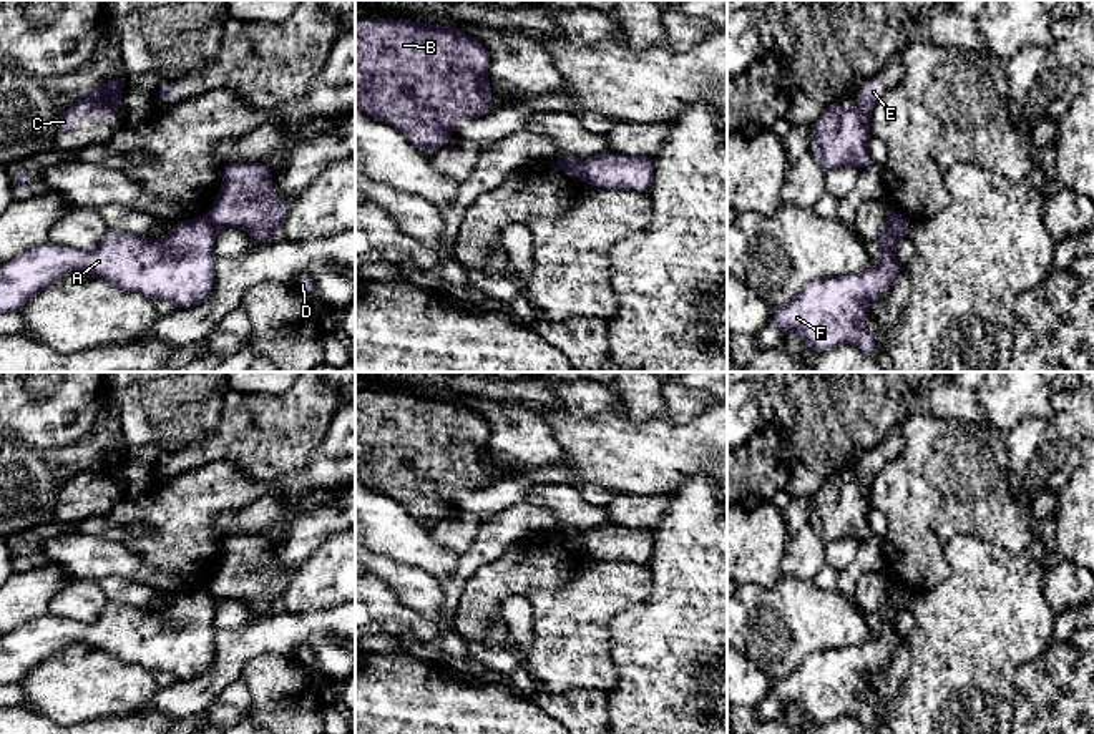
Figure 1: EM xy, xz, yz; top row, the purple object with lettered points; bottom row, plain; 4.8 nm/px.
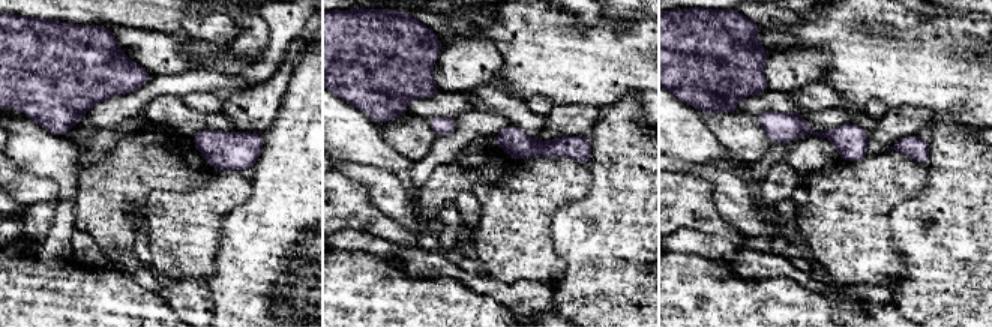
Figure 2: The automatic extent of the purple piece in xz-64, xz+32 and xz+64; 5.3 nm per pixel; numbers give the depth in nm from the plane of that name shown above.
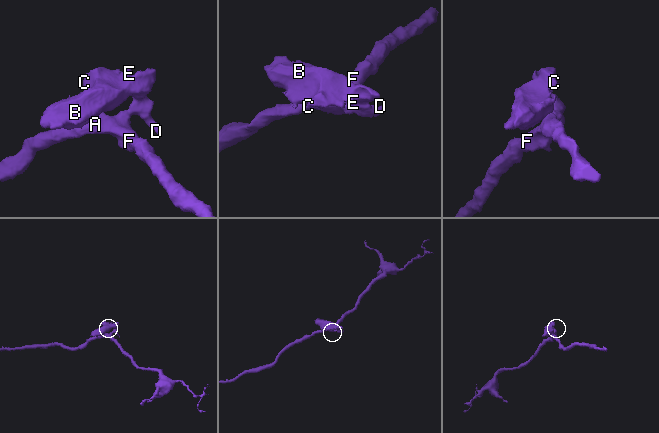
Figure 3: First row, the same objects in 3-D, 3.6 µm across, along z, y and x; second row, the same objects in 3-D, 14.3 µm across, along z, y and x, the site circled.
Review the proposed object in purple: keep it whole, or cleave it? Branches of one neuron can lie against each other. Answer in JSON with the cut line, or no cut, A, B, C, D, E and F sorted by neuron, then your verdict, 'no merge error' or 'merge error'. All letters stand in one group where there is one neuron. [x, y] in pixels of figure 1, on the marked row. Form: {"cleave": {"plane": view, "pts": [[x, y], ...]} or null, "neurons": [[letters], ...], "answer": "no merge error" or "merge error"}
{"cleave": {"plane": "xz", "pts": [[581, 160], [585, 180]]}, "neurons": [["A", "F"], ["B", "C", "D", "E"]], "answer": "merge error"}

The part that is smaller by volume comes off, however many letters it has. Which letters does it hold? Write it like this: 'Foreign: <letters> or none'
Foreign: B, C, D, E

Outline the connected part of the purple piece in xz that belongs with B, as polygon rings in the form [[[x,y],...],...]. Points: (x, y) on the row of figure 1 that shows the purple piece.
[[[392,18],[355,20],[355,105],[397,128],[420,153],[430,154],[450,144],[457,121],[480,118],[498,108],[490,96],[490,60],[481,42],[453,27]]]

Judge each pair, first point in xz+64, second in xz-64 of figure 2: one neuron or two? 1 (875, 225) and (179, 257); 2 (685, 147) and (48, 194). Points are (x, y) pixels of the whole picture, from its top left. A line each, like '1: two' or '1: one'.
1: one
2: two

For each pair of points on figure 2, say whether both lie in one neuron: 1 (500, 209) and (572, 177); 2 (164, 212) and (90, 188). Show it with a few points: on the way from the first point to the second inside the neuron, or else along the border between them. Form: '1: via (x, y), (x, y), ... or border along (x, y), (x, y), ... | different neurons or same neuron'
1: via (518, 206), (538, 186), (554, 182) | same neuron
2: border along (179, 192), (152, 191), (146, 198), (144, 215) | different neurons

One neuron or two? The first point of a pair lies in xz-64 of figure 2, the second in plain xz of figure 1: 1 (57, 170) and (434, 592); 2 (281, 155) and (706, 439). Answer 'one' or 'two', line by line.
1: two
2: two

